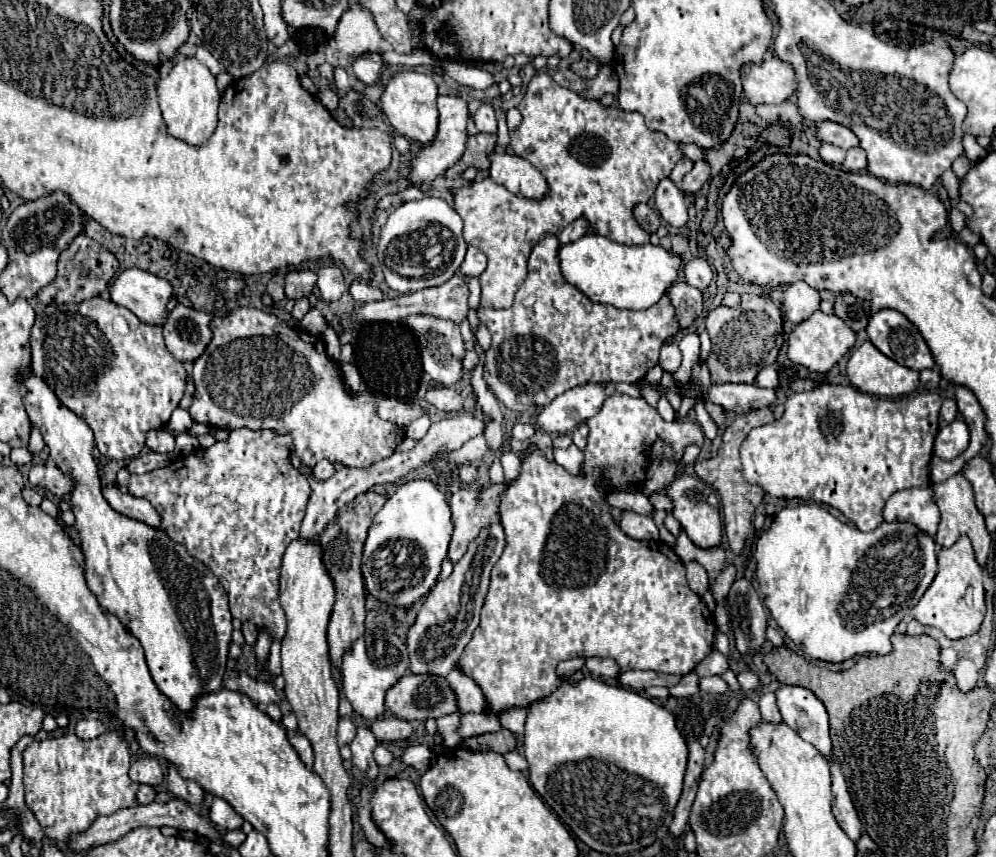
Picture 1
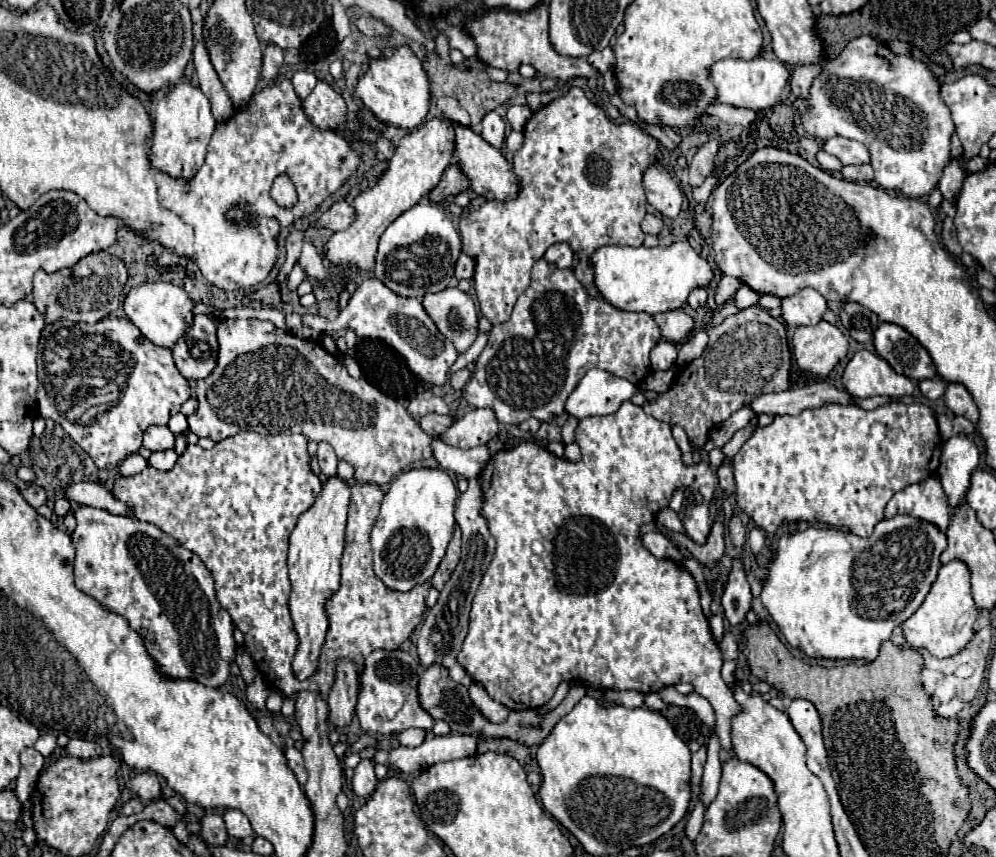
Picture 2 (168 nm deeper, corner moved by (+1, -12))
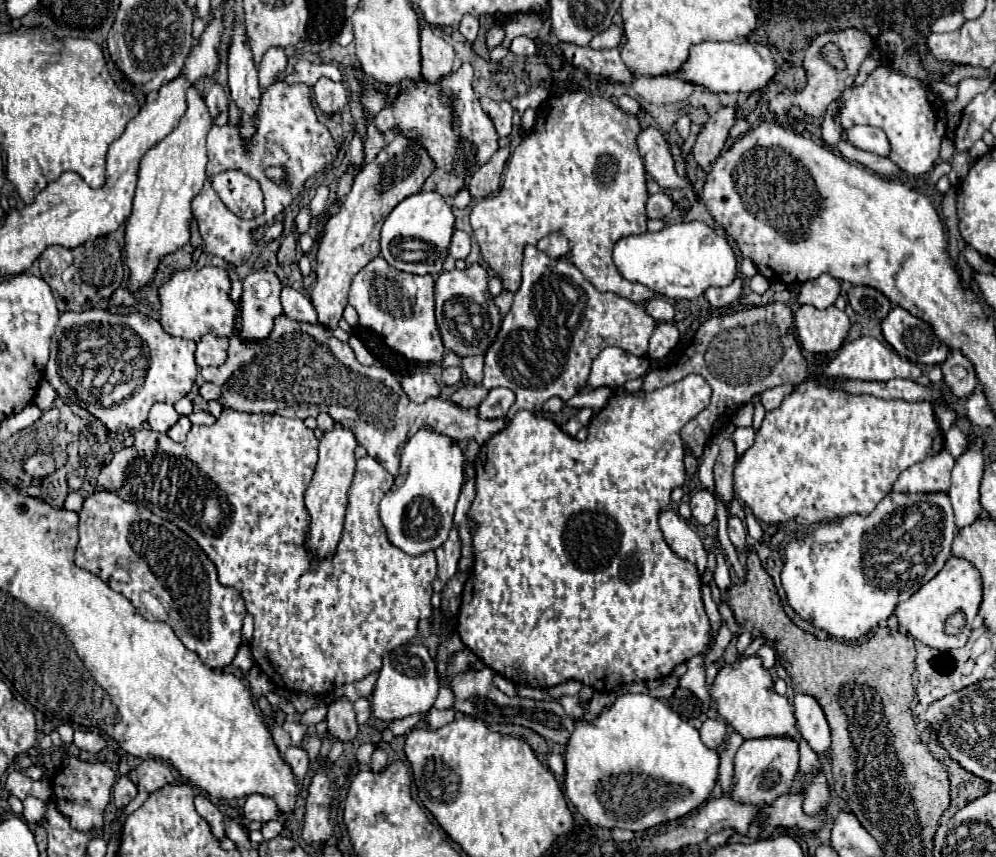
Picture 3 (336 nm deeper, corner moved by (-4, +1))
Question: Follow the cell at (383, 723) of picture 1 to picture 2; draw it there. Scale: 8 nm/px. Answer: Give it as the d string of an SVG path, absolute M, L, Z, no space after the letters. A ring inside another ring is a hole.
M410 728L410 730L404 730L398 734L398 740L402 746L420 746L426 738L426 732L420 730L420 728Z

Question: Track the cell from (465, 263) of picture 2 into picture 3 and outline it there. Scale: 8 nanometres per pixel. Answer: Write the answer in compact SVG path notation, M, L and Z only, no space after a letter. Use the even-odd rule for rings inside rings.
M455 229L455 233L451 235L451 245L449 245L449 255L453 259L465 259L471 251L471 239L465 231Z

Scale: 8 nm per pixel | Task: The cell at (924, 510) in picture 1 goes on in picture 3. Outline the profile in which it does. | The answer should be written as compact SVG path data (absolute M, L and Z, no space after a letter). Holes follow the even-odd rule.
M947 449L941 453L927 457L921 463L911 465L905 469L893 485L897 493L931 493L931 491L945 491L951 485L951 469L955 459Z

